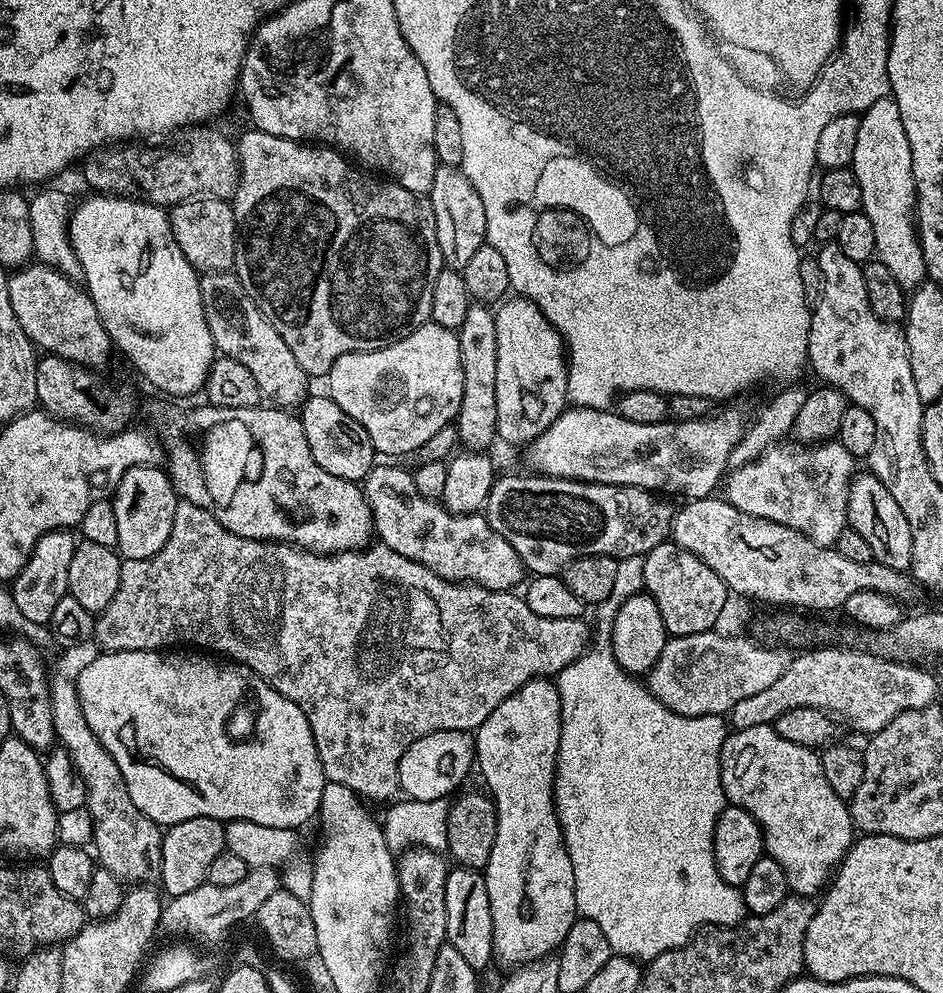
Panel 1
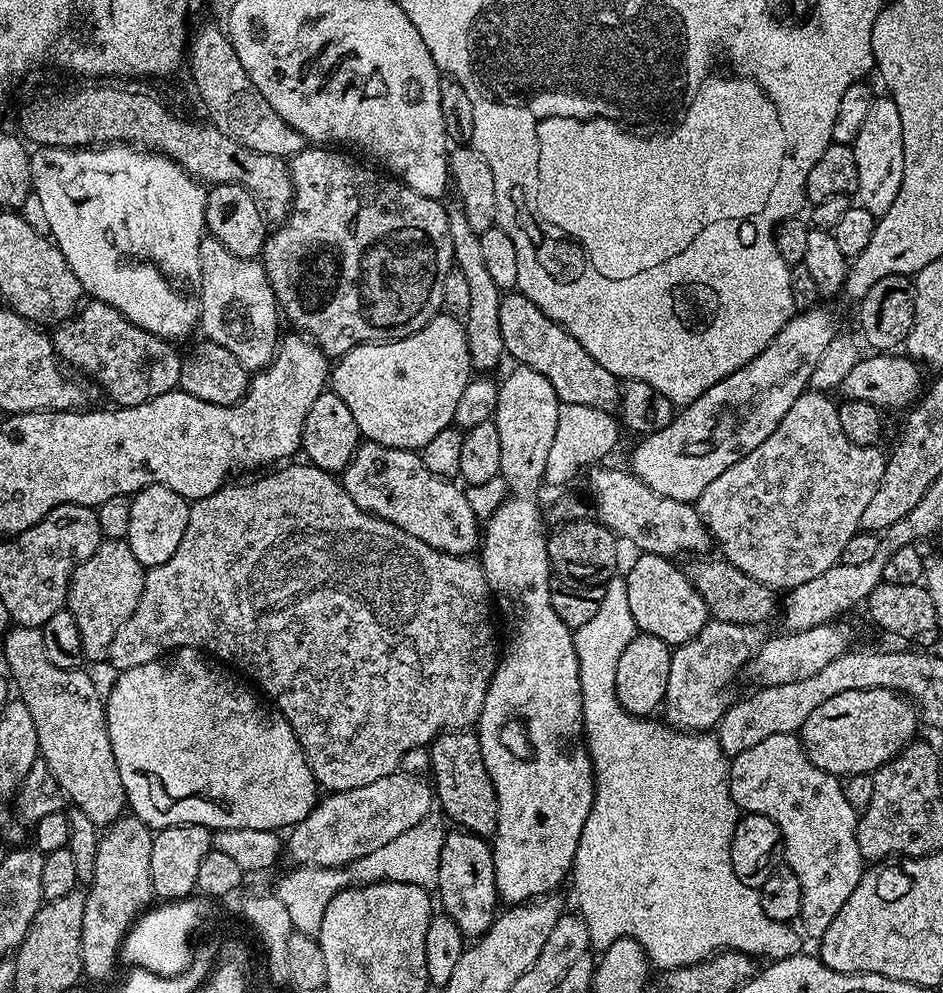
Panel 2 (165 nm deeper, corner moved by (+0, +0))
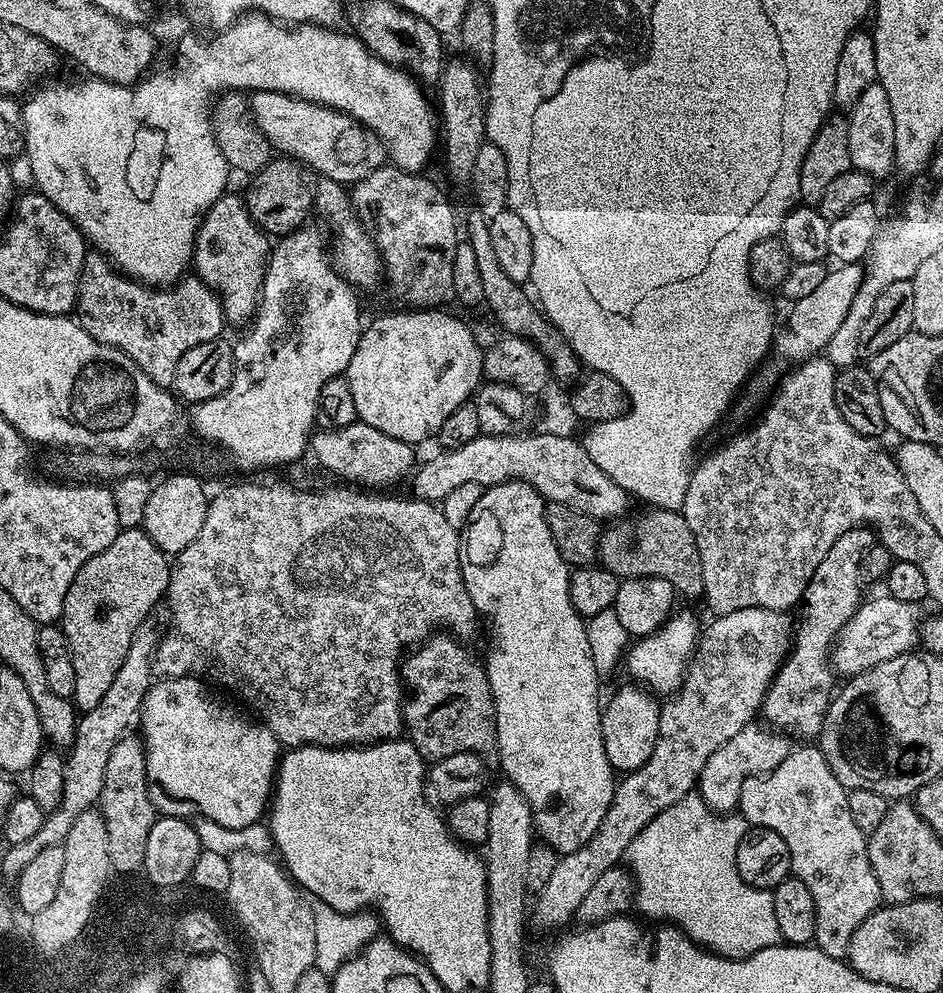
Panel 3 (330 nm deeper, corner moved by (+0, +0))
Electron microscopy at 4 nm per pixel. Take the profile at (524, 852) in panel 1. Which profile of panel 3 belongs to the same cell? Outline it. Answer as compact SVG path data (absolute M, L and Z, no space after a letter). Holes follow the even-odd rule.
M507 480L501 484L494 484L485 487L481 491L478 502L474 502L474 510L468 519L468 526L462 536L462 559L460 561L460 569L462 570L462 578L466 582L466 590L470 594L470 598L474 602L477 613L481 617L488 616L488 660L486 656L486 667L488 669L488 681L490 682L490 690L494 694L494 710L496 711L496 729L498 730L498 738L496 739L496 751L498 753L498 761L500 760L500 768L505 772L507 783L518 786L518 790L522 790L522 794L526 798L526 802L530 802L530 810L532 811L532 827L535 835L539 837L543 843L549 844L556 853L563 854L573 852L581 848L590 838L594 838L594 834L598 830L598 826L602 822L602 818L606 818L606 810L610 810L610 802L616 793L617 777L614 775L614 769L610 766L610 758L606 758L606 746L602 742L602 730L600 729L600 713L602 711L602 700L600 696L600 683L602 677L598 670L594 670L594 658L590 654L590 638L588 637L588 625L585 617L579 616L574 610L574 602L570 602L570 582L568 581L568 573L570 566L562 558L562 554L558 554L558 546L554 546L554 538L550 538L550 526L546 526L546 518L544 517L544 509L546 501L532 489L531 484L527 484L525 480Z

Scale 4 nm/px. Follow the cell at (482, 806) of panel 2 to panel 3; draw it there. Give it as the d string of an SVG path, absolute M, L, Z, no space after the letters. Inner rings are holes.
M433 634L415 645L400 666L404 689L404 726L407 739L425 761L435 762L459 752L495 757L496 711L488 669L455 635Z

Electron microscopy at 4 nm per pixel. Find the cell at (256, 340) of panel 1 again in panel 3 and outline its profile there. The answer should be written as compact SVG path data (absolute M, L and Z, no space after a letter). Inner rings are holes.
M225 194L210 206L200 229L196 231L196 245L192 251L195 275L206 282L224 301L224 318L229 325L247 325L260 304L264 272L268 269L270 240L252 221L247 203ZM269 243L269 244L268 244Z

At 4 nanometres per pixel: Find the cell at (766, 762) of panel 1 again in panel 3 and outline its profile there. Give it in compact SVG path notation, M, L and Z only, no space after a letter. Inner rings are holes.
M793 747L788 757L778 762L774 770L751 776L742 782L738 805L739 815L743 816L749 825L774 830L774 834L779 834L782 842L786 842L786 850L790 850L792 863L791 875L806 882L811 896L814 897L815 947L835 960L844 960L847 957L854 930L858 930L858 926L862 926L862 922L866 922L866 918L870 918L870 914L882 904L878 878L874 878L874 870L870 866L866 835L854 822L847 798L848 792L840 785L838 778L834 778L834 770L830 770L819 747Z

